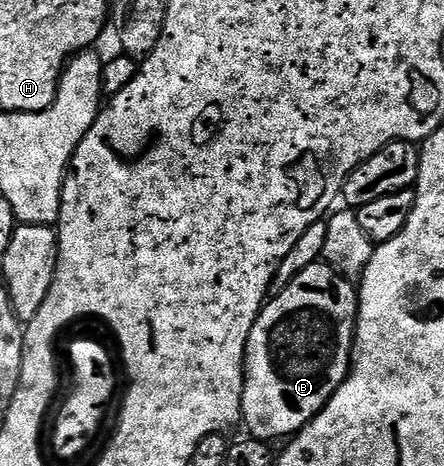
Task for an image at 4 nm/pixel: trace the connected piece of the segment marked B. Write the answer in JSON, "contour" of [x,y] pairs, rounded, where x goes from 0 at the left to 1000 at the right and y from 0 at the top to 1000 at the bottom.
{"contour":[[[714,564],[689,573],[689,582],[680,582],[680,590],[671,590],[653,607],[653,616],[637,620],[633,629],[619,631],[588,663],[581,685],[572,693],[572,702],[563,710],[563,727],[554,745],[554,762],[550,764],[550,845],[545,848],[545,912],[561,921],[570,940],[619,948],[619,938],[655,940],[660,933],[687,921],[698,906],[714,895],[725,882],[725,873],[734,873],[734,865],[752,848],[752,839],[761,839],[761,830],[784,809],[784,790],[793,783],[793,738],[802,725],[802,670],[811,657],[806,644],[806,620],[795,605],[779,601],[770,590],[755,586],[748,575],[727,564]]]}

